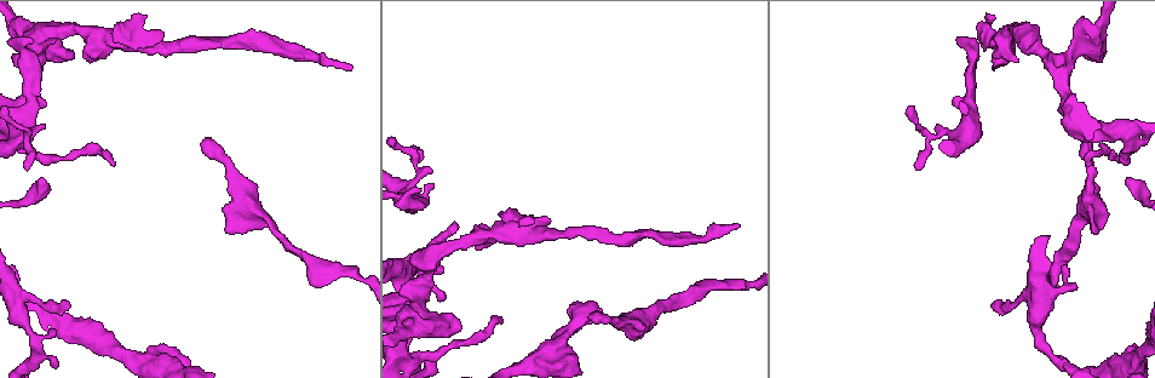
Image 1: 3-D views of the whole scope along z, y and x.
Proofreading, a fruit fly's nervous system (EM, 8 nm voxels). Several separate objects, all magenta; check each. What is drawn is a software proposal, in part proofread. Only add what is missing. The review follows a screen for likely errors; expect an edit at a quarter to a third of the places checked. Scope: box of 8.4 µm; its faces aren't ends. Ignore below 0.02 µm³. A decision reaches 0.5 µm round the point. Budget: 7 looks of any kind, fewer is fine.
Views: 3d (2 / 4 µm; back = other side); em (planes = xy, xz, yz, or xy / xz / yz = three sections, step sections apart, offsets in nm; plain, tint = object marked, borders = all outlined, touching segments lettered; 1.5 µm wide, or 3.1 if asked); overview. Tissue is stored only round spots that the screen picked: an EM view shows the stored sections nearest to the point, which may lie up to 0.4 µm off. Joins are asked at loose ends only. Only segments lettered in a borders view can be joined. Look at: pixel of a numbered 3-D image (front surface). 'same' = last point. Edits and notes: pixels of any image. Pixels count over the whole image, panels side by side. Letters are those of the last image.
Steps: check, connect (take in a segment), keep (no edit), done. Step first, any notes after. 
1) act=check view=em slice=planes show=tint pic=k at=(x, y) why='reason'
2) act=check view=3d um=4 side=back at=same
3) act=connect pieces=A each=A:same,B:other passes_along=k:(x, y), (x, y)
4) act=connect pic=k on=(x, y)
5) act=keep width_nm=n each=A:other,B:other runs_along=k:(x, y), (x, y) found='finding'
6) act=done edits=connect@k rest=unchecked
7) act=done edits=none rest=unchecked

act=check view=3d um=4 pic=1 at=(205, 137)

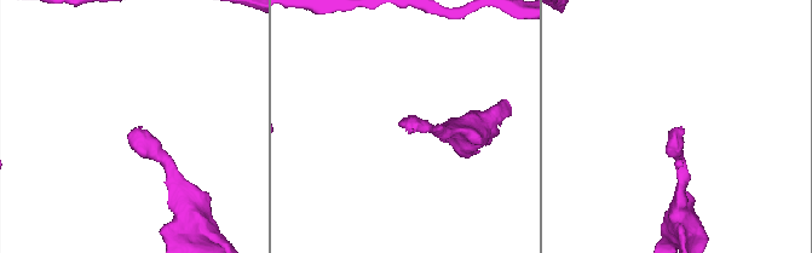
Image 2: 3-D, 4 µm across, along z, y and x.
act=check view=em slice=planes show=tint pic=2 at=(407, 130)

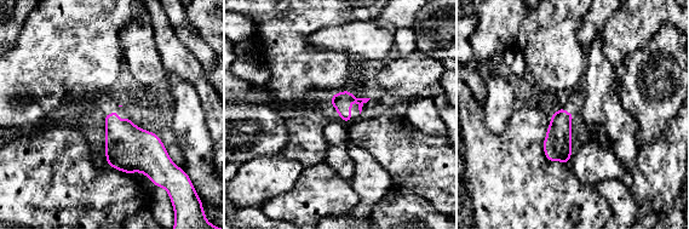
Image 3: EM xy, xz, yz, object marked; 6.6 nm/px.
act=check view=em slice=planes show=borders at=same why='see the neighbours'

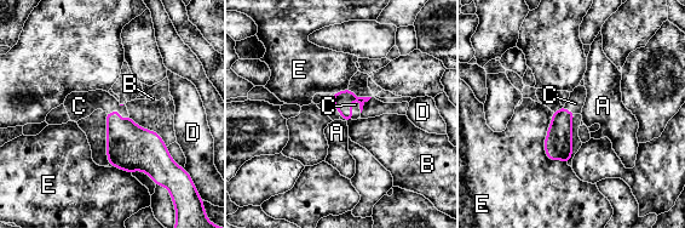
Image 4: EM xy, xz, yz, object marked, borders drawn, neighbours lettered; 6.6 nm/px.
act=connect pieces=C width_nm=150 each=A:other,B:other,C:same,D:other,E:other found='the cell continues'

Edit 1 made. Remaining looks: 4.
act=check view=overview why='see it whole again'

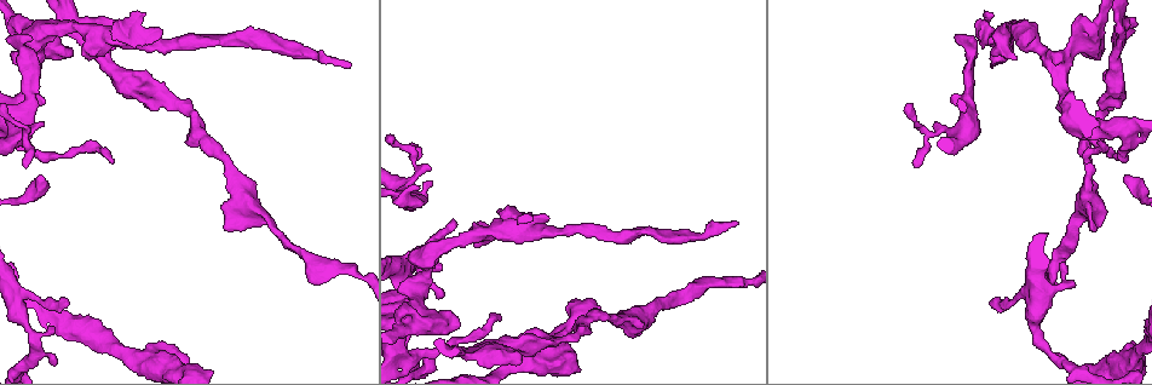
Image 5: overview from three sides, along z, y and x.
act=check view=3d um=4 pic=5 at=(1128, 34) why='branch stops here'

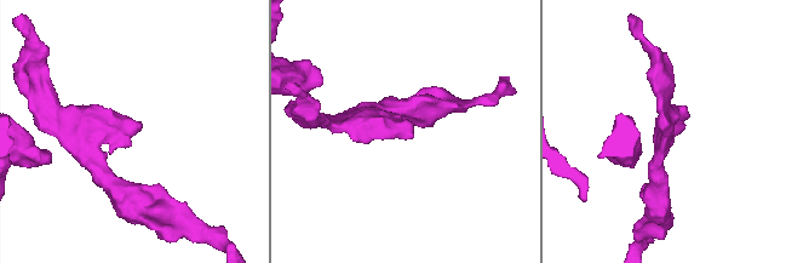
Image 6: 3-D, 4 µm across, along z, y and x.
act=check view=em slice=planes show=plain pic=6 at=(411, 128) why='need the tissue'

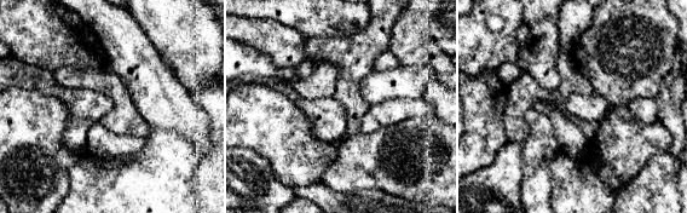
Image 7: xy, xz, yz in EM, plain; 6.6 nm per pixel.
act=check view=em slice=planes show=borders at=same why='see the neighbours'

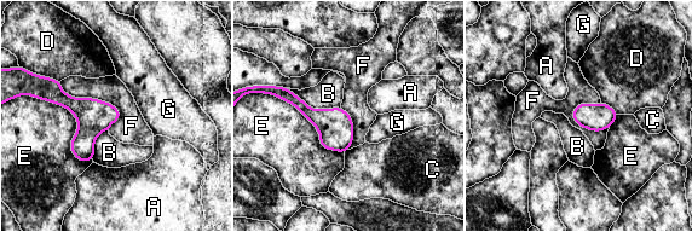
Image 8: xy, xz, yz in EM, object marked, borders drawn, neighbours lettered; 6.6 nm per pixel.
act=keep longest_contact=E:550nm each=A:other,B:other,C:other,D:other,E:other,F:other,G:other border=8:(59, 81), (120, 117) found='no lettered segment goes on from it'

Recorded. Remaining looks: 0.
act=done edits=connect@4 rest=unchecked

